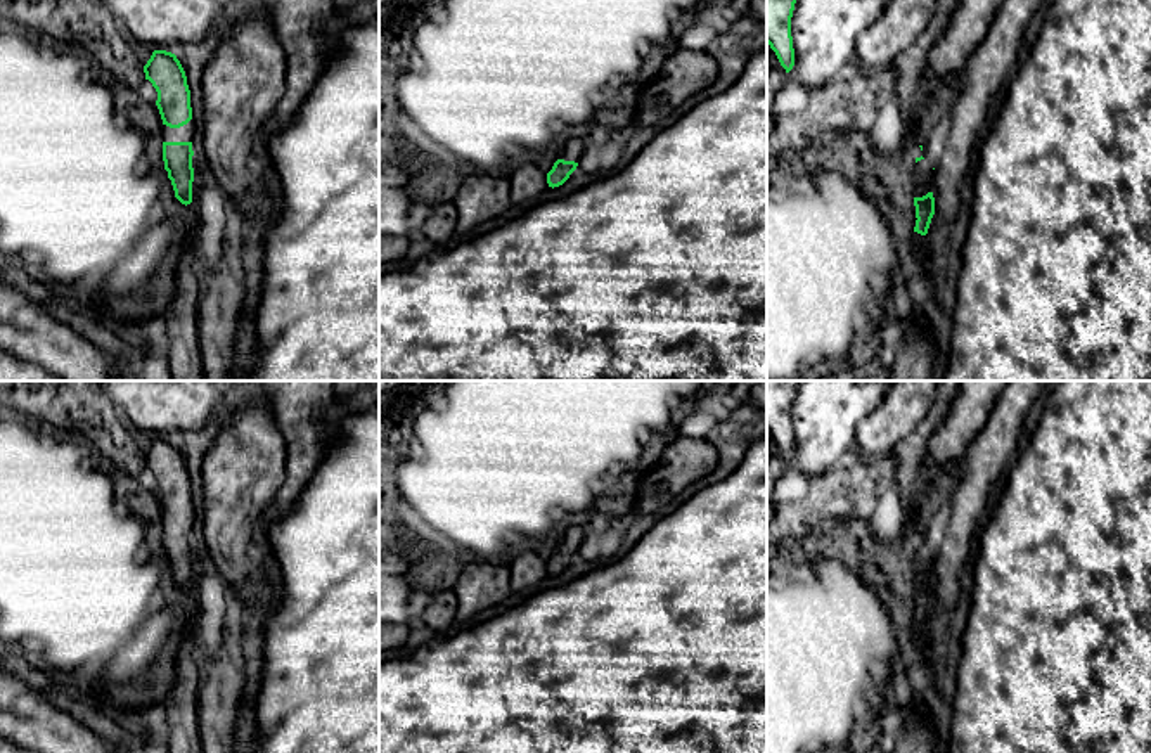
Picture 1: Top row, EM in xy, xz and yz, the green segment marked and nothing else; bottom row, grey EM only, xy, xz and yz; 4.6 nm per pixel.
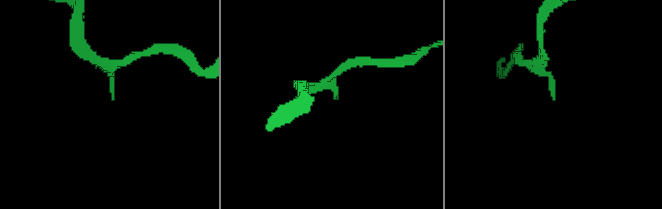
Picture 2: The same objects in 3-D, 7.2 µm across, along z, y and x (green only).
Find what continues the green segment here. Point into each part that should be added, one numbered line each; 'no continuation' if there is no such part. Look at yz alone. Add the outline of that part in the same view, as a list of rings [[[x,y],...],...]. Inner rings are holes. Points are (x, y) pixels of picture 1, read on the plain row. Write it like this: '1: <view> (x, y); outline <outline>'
no continuation

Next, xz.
1: xz (573, 535); outline [[[580,526],[564,528],[564,533],[563,533],[561,542],[559,542],[557,547],[578,550],[583,537],[585,537],[585,530],[580,528]]]

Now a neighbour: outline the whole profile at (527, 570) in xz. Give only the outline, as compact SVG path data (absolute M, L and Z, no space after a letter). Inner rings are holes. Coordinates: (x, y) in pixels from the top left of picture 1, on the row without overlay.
M533 550L511 557L507 566L509 582L516 592L531 592L549 576L547 561Z

